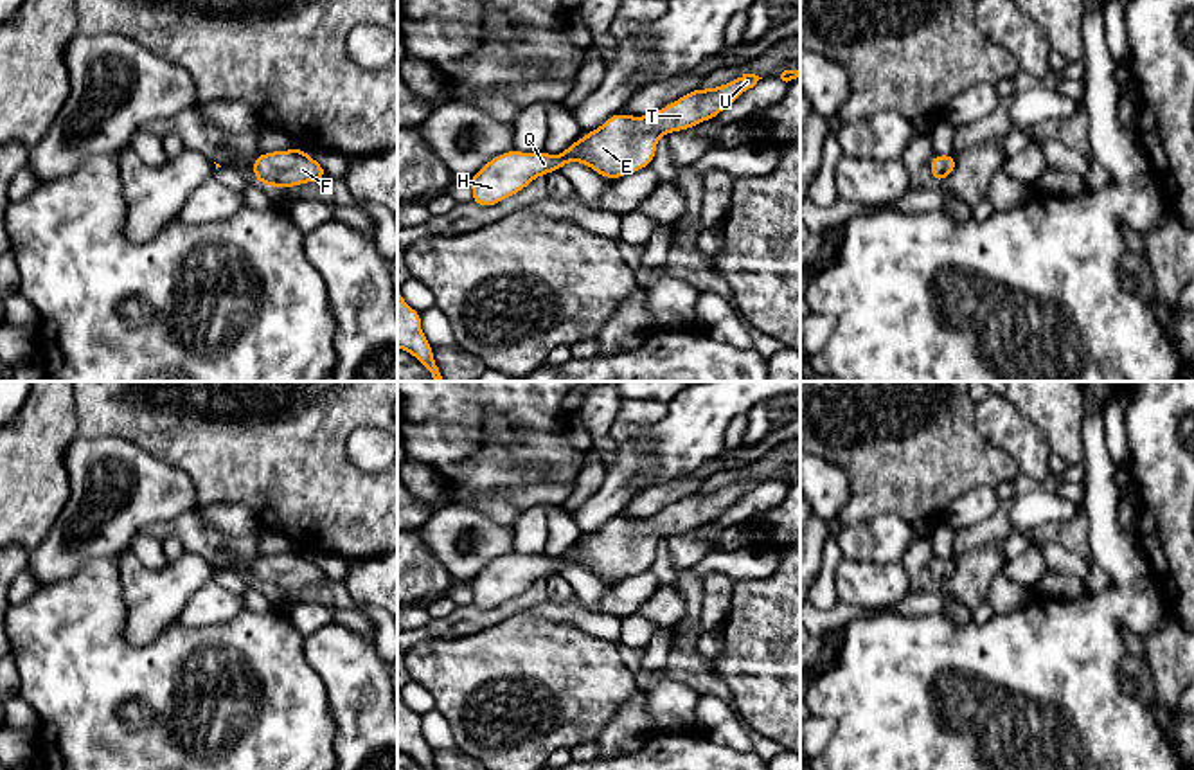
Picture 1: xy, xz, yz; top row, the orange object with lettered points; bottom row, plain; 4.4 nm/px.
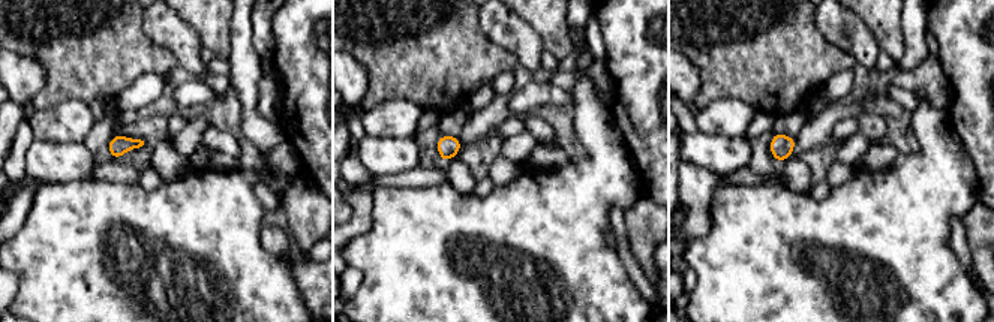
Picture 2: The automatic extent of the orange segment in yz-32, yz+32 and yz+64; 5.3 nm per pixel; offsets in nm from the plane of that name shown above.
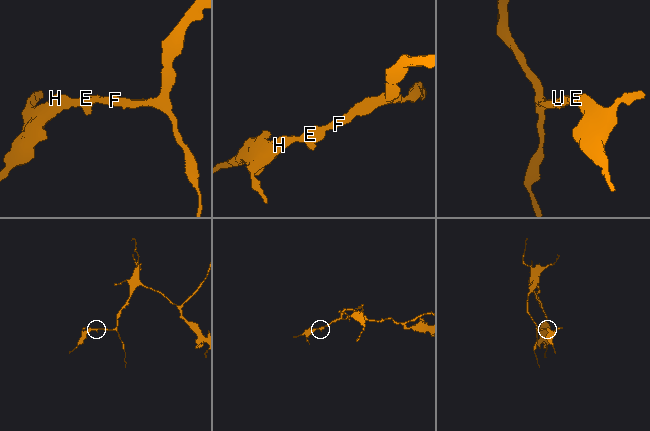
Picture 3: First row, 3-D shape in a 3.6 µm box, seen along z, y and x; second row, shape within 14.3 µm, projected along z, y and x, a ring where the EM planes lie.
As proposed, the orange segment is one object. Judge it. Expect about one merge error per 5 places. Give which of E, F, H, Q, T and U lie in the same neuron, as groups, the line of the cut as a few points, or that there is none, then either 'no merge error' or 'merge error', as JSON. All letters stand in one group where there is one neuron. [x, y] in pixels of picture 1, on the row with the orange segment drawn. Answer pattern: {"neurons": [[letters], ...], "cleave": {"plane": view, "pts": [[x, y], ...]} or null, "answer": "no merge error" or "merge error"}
{"neurons": [["E", "F", "H", "Q", "T", "U"]], "cleave": null, "answer": "no merge error"}

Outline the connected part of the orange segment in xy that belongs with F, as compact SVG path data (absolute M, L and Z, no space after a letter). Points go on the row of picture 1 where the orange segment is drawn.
M286 149L261 153L252 171L255 180L264 185L279 189L295 187L306 182L320 182L327 176L327 171L307 155L306 149Z

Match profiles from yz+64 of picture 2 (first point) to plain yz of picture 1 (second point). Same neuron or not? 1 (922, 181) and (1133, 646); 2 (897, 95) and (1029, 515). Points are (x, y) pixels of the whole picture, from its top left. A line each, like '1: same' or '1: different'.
1: different
2: same

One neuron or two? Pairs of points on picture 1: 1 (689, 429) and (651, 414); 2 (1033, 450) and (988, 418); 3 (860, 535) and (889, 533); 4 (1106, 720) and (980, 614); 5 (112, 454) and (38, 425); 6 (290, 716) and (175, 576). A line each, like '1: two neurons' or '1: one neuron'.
1: two neurons
2: one neuron
3: one neuron
4: two neurons
5: two neurons
6: two neurons

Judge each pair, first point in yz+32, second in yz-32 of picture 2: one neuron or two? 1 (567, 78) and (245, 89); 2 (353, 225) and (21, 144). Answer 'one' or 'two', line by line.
1: two
2: one

